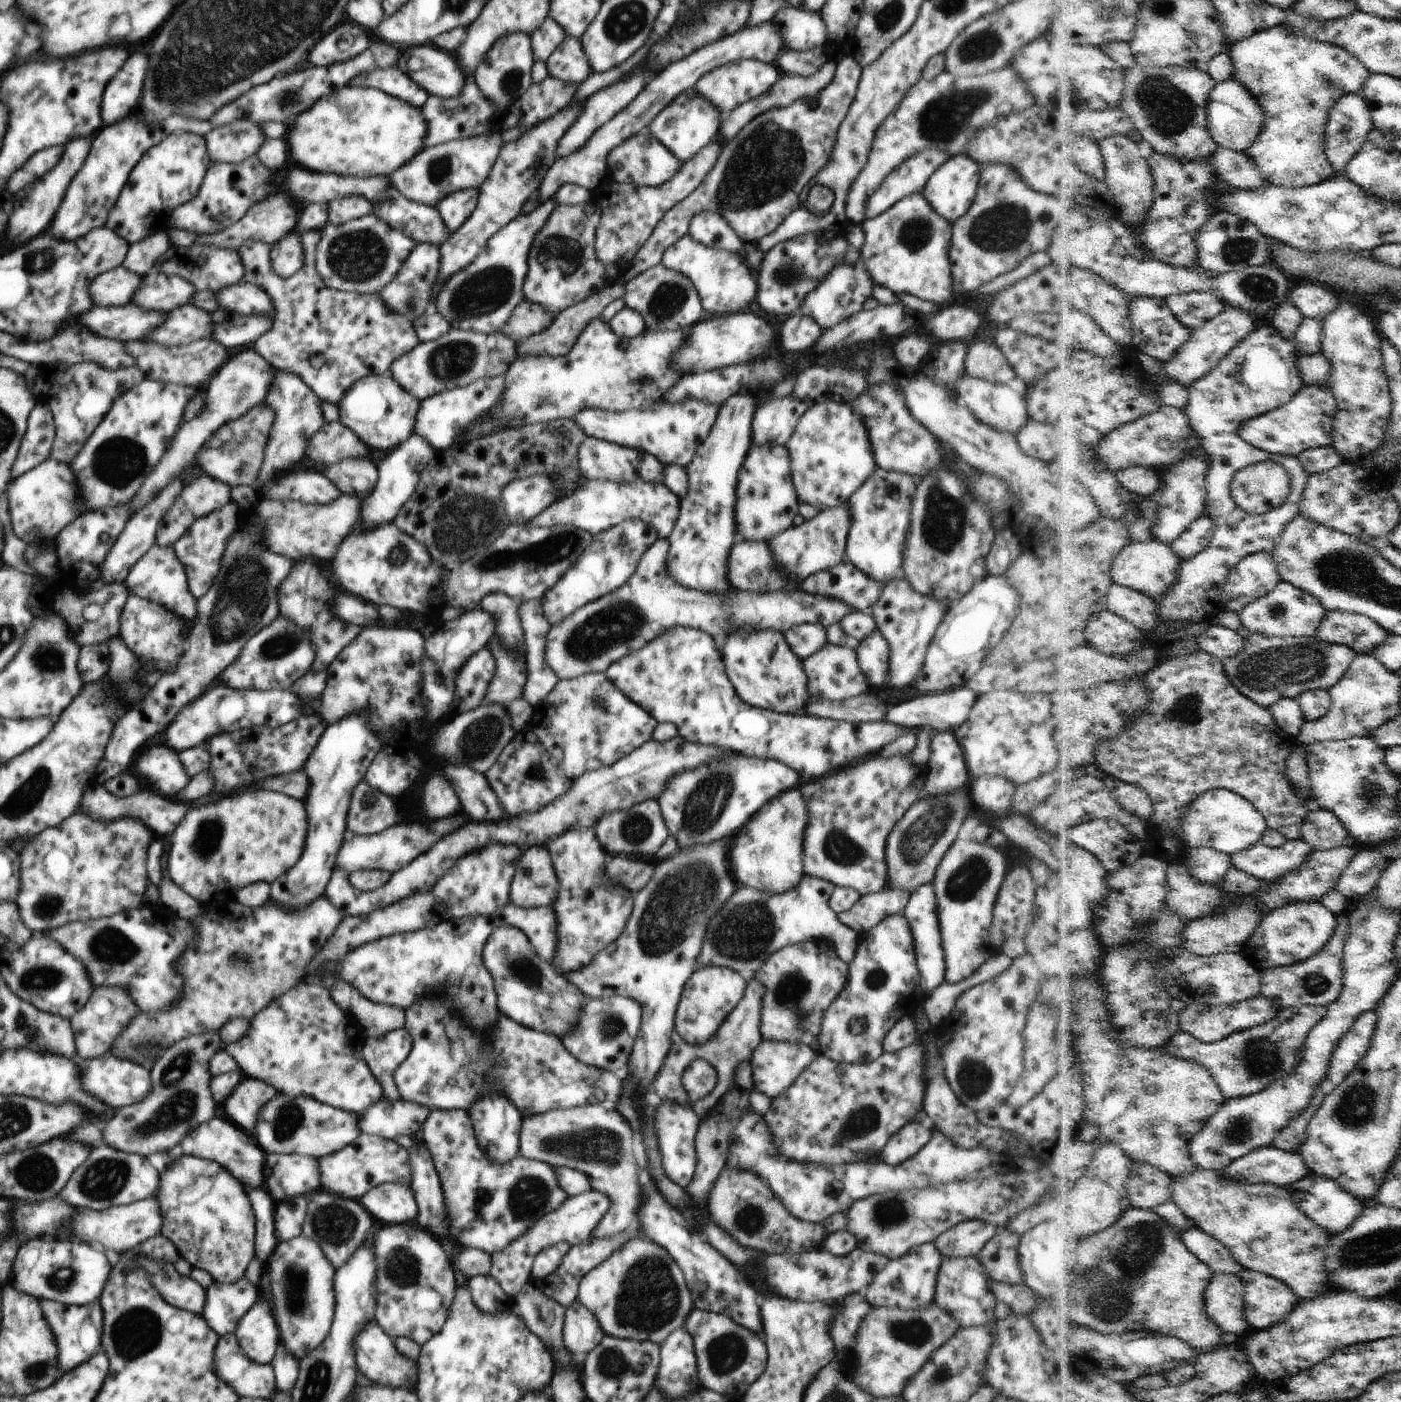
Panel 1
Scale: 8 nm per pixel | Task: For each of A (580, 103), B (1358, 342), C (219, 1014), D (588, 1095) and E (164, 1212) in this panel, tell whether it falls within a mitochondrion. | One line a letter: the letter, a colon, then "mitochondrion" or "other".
A: other
B: mitochondrion
C: other
D: other
E: other

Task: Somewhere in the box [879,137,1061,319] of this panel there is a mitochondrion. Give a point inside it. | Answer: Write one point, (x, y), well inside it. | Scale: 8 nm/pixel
(1004, 228)

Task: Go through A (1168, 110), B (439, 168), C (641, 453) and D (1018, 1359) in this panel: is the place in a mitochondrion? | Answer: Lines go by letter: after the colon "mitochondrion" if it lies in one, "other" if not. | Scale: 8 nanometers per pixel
A: mitochondrion
B: mitochondrion
C: other
D: other

